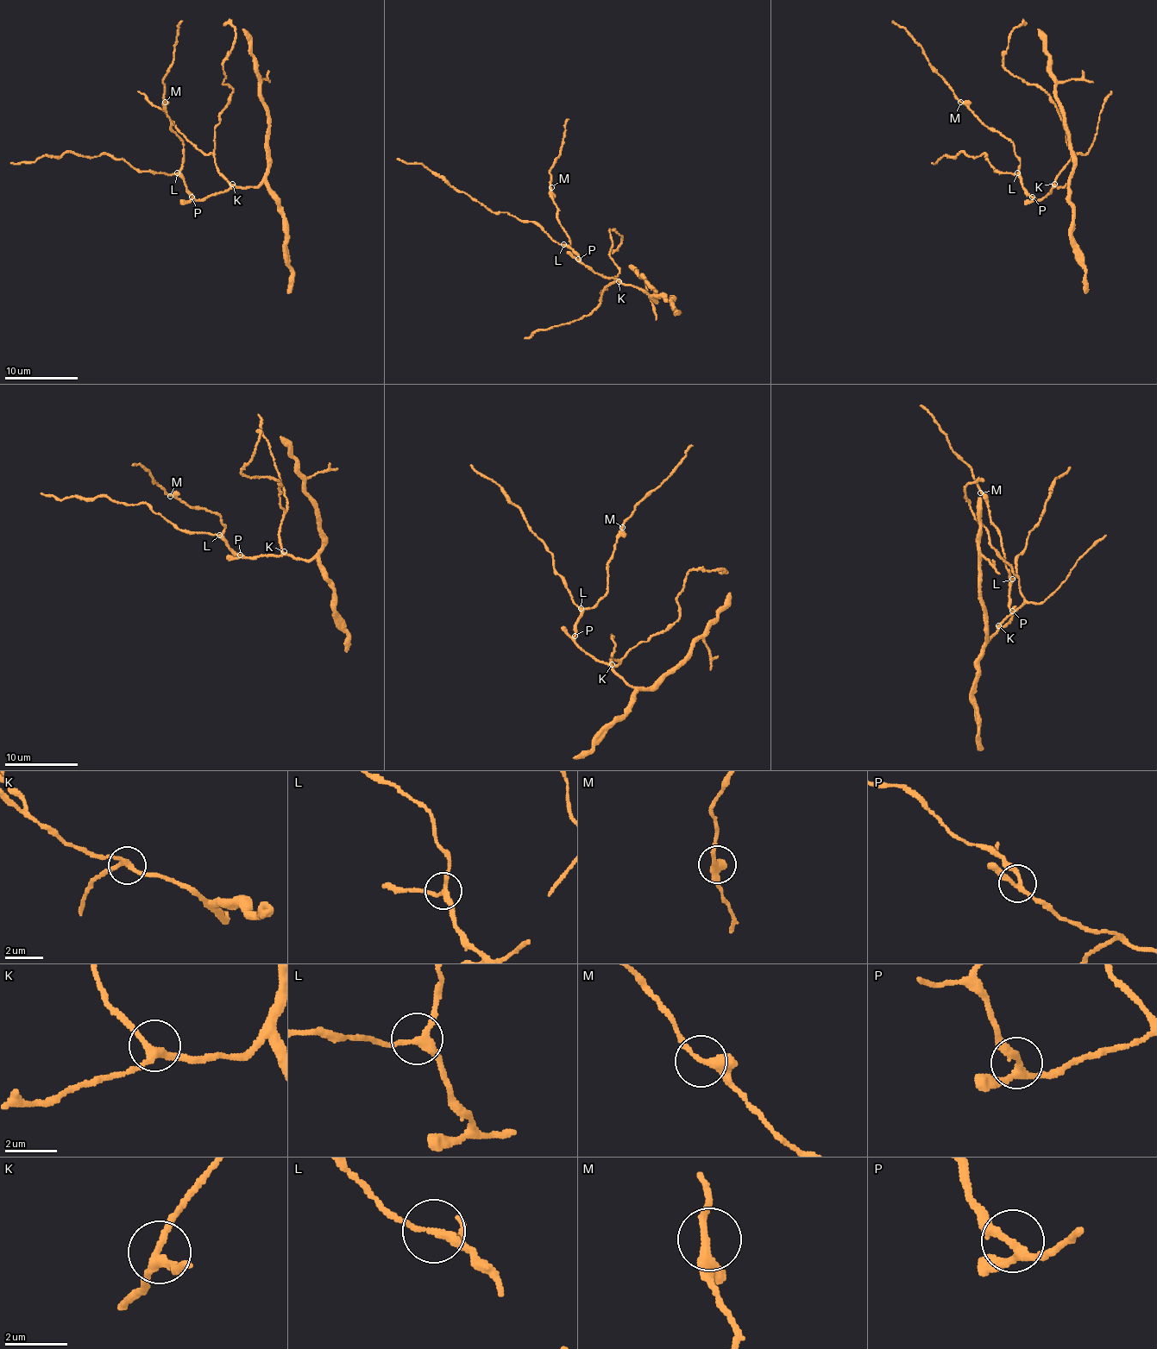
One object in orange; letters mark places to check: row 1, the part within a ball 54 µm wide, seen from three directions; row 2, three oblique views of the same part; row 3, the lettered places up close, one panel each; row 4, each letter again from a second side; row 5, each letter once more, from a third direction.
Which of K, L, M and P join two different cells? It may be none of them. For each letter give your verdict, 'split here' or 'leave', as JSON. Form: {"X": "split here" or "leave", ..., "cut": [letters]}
{"K": "leave", "L": "leave", "M": "leave", "P": "leave", "cut": []}

